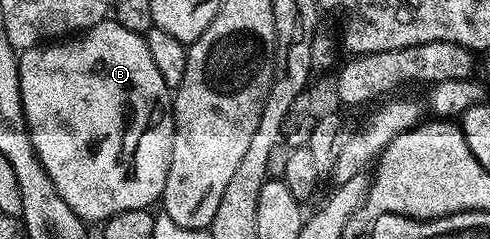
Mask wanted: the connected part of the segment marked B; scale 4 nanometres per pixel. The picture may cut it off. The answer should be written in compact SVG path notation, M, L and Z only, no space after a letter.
M112 18L100 20L95 27L88 29L80 38L69 38L64 42L49 42L44 46L24 49L17 61L17 77L19 78L25 124L29 127L35 154L39 158L39 162L43 162L51 182L55 182L63 202L67 202L67 206L71 206L71 210L75 210L78 218L86 222L92 222L92 220L104 222L123 210L149 208L160 201L167 182L167 174L171 170L173 101L170 88L163 82L159 70L155 70L155 61L152 60L151 53L147 50L147 42L142 33L127 30L127 26L119 26L119 22Z

